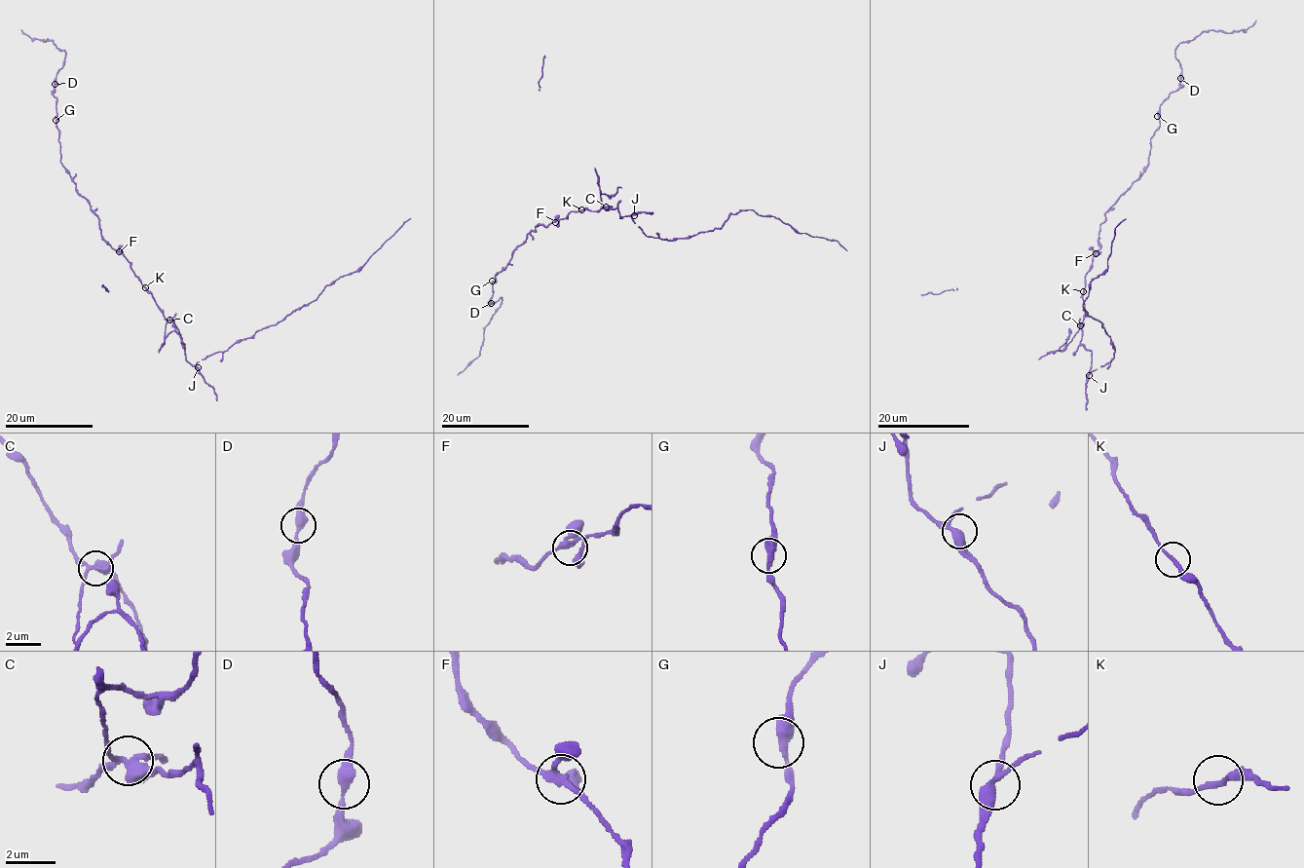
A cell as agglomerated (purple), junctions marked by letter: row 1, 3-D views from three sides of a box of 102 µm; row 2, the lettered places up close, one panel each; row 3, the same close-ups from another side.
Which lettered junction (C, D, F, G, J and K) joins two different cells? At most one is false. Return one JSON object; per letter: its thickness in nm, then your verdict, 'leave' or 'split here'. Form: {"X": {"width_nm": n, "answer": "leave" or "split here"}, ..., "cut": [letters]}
{"C": {"width_nm": 360, "answer": "split here"}, "D": {"width_nm": 360, "answer": "leave"}, "F": {"width_nm": 240, "answer": "leave"}, "G": {"width_nm": 400, "answer": "leave"}, "J": {"width_nm": 340, "answer": "leave"}, "K": {"width_nm": 200, "answer": "leave"}, "cut": ["C"]}

